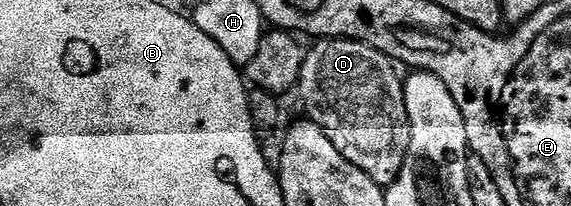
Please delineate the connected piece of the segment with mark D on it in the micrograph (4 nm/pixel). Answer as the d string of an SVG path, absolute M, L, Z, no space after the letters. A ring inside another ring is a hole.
M325 38L314 43L316 46L306 51L297 94L307 105L310 121L319 123L322 130L337 144L337 148L355 166L359 166L384 188L394 182L403 167L403 157L407 155L411 139L411 121L407 115L404 79L399 78L395 66L386 58L380 47L357 38Z

